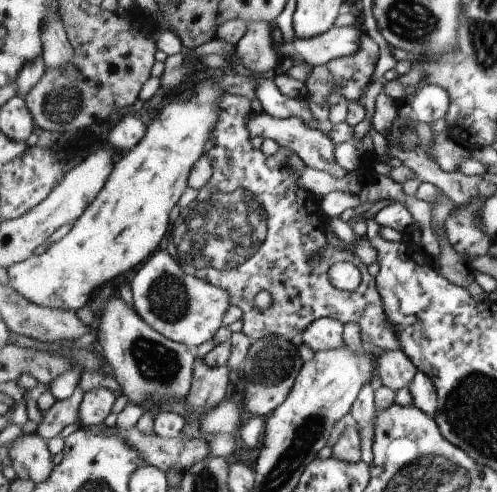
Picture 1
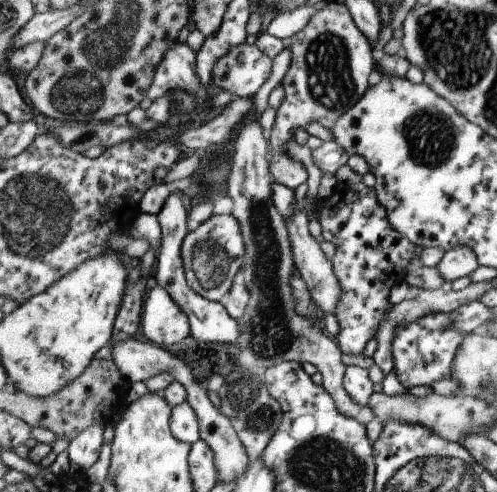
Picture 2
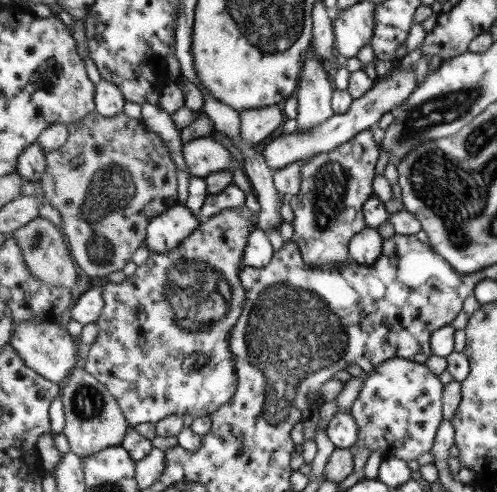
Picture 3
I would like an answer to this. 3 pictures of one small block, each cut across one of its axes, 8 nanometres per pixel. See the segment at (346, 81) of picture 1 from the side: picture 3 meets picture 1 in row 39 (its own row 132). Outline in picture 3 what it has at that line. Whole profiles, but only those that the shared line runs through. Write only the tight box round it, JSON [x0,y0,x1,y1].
[290,130,380,267]

